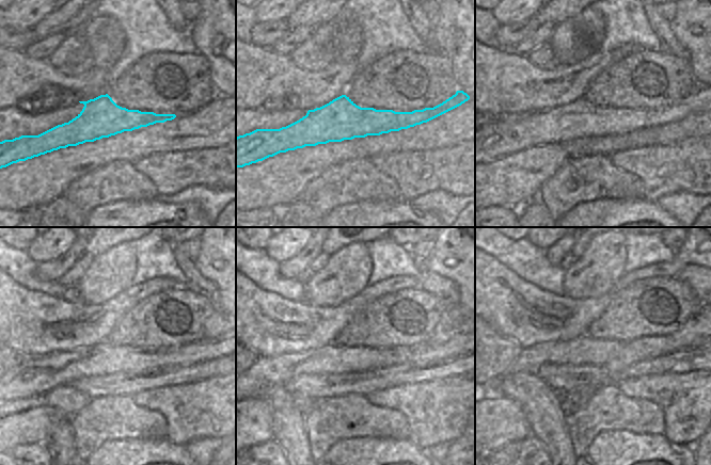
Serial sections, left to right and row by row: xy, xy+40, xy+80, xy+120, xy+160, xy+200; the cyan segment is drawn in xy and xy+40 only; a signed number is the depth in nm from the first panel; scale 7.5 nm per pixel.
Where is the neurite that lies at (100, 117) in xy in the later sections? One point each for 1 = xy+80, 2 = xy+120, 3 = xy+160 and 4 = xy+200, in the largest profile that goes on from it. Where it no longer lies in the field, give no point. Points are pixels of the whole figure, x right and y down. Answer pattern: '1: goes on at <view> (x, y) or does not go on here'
1: goes on at xy+80 (514, 133)
2: goes on at xy+120 (35, 375)
3: goes on at xy+160 (334, 358)
4: goes on at xy+200 (571, 355)

